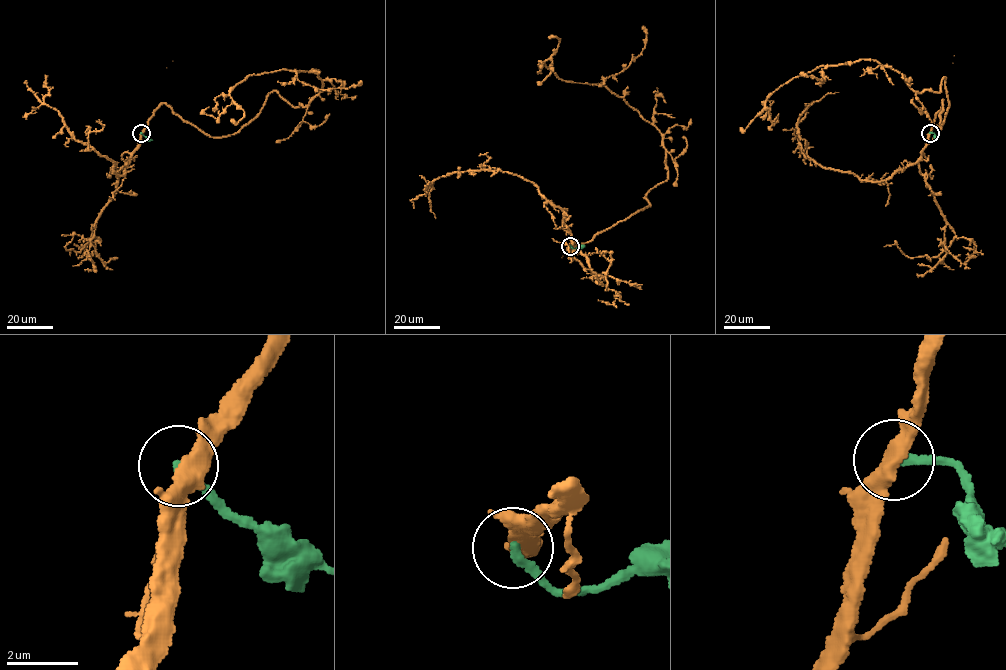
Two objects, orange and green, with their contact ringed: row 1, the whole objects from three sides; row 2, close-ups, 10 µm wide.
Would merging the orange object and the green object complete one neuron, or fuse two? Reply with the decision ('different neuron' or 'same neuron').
different neuron

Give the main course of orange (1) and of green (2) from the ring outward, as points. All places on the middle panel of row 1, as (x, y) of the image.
1: (570, 245), (649, 206), (668, 176), (666, 149), (602, 84), (557, 78), (550, 59), (541, 83)
2: (570, 246), (574, 248), (585, 245)

